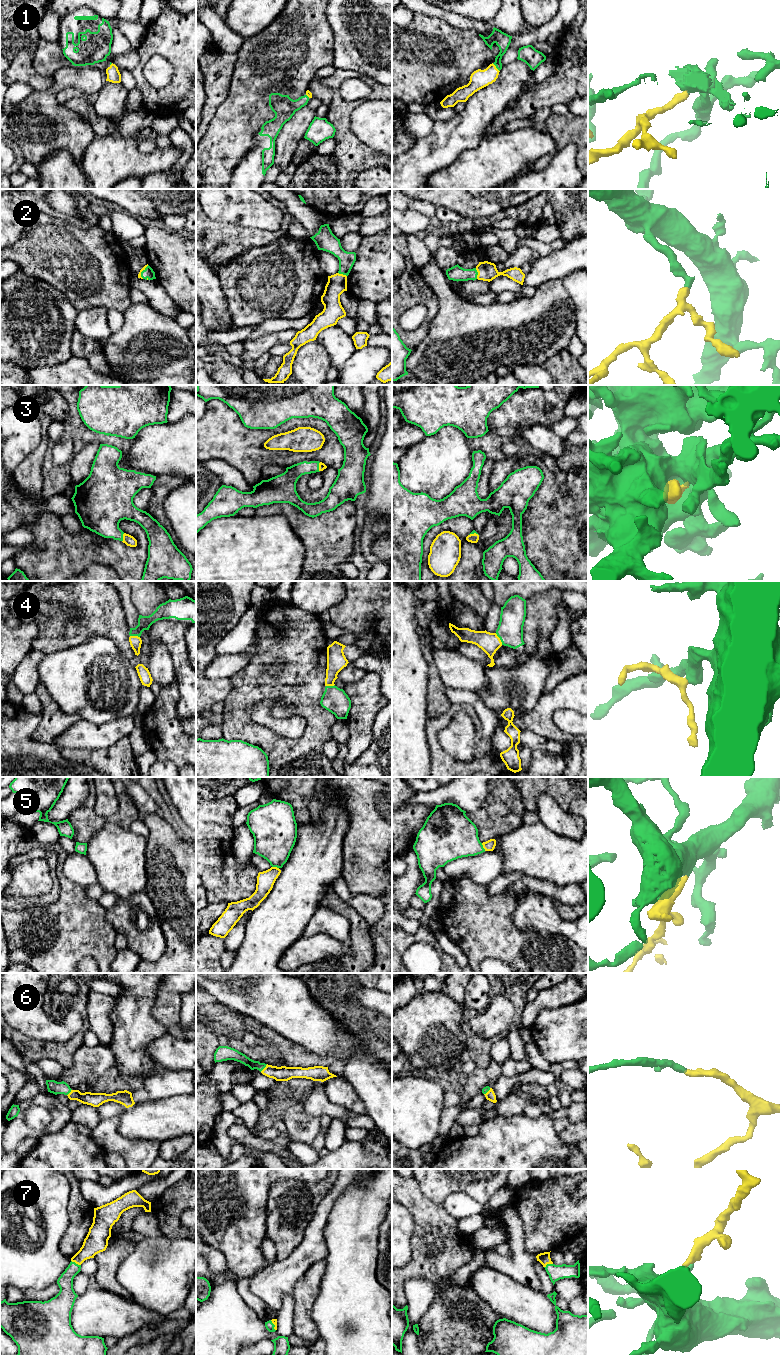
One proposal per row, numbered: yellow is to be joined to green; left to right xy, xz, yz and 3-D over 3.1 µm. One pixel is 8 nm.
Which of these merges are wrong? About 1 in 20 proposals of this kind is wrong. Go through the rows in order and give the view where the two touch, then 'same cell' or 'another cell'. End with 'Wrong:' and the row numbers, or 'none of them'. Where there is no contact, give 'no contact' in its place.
1: meets green in yz; same cell
2: meets green in yz; same cell
3: meets green in xy; same cell
4: meets green in yz; same cell
5: meets green in yz; same cell
6: meets green in xz; same cell
7: meets green in xy; same cell
Wrong: none of them

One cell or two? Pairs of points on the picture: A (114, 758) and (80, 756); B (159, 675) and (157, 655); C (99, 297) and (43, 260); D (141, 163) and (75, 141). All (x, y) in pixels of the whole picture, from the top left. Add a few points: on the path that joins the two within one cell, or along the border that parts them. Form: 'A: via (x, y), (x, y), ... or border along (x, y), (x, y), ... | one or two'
A: via (106, 759), (88, 757) | one
B: via (159, 670), (159, 660) | one
C: via (85, 283), (62, 260), (57, 260) | one
D: border along (95, 136), (86, 148), (80, 164) | two

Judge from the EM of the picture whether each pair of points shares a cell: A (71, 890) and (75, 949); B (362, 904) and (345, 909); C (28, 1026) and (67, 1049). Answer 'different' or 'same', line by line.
A: same
B: different
C: different

